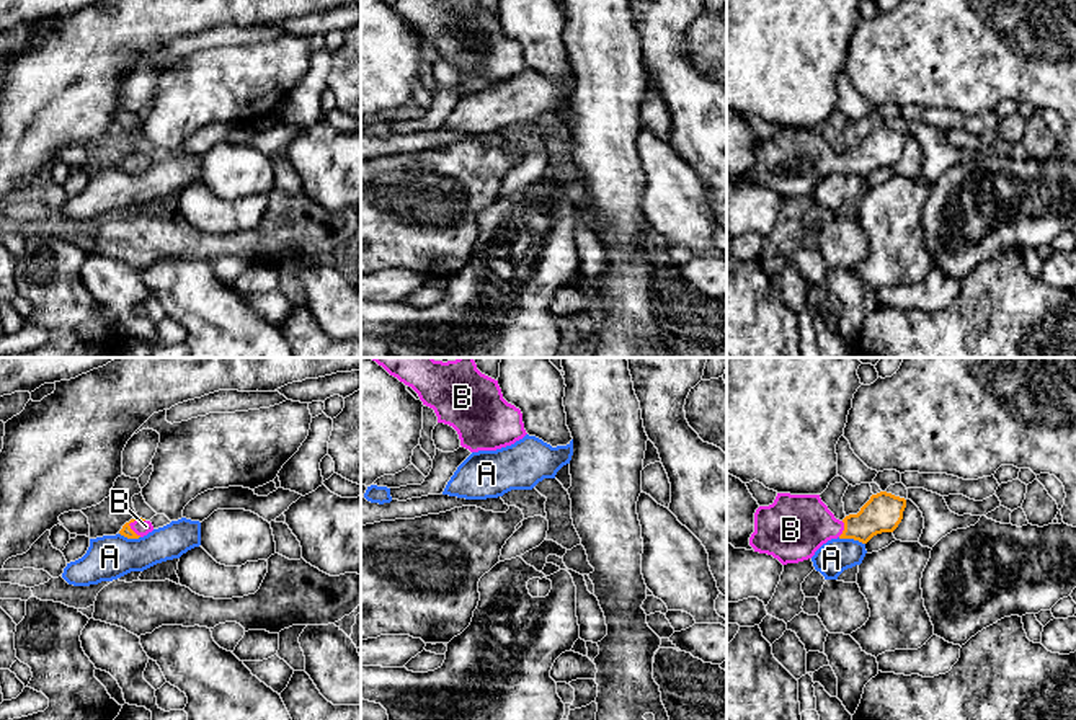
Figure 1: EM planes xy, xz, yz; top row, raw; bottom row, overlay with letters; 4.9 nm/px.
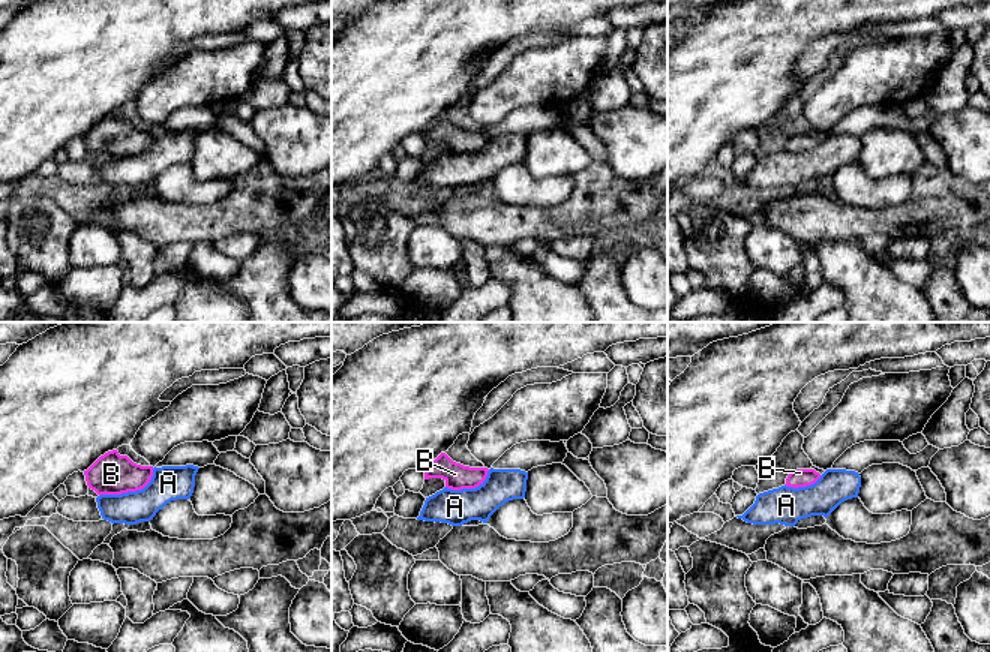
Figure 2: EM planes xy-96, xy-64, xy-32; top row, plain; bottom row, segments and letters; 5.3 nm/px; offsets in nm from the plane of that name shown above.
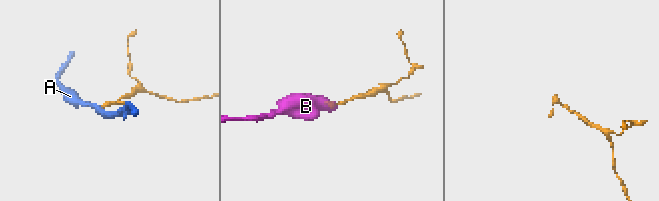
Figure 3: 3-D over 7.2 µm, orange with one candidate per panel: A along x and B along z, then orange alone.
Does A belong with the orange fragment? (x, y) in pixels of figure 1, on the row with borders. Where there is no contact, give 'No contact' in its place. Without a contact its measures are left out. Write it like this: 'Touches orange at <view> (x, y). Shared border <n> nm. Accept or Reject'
Touches orange at yz (851, 537). Shared border 140 nm. Reject

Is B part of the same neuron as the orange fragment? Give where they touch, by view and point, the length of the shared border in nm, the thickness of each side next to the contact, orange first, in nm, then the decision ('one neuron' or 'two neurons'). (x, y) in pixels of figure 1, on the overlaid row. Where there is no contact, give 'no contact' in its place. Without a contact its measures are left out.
xy (129, 528) | 100 nm | 60/80 nm | one neuron

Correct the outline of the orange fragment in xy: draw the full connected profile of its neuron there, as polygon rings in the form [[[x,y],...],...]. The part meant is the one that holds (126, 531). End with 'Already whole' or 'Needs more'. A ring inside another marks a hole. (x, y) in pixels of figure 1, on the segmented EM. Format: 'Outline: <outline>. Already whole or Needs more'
Outline: [[[136,518],[136,519],[131,519],[129,522],[126,522],[122,526],[122,529],[119,531],[119,534],[127,539],[139,539],[139,537],[147,536],[152,531],[153,531],[153,526],[150,521],[145,521],[142,518]]]. Needs more

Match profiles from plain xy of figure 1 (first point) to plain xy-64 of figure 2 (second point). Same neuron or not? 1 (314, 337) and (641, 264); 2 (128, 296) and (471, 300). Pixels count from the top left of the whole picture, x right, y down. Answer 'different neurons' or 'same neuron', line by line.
1: different neurons
2: different neurons

